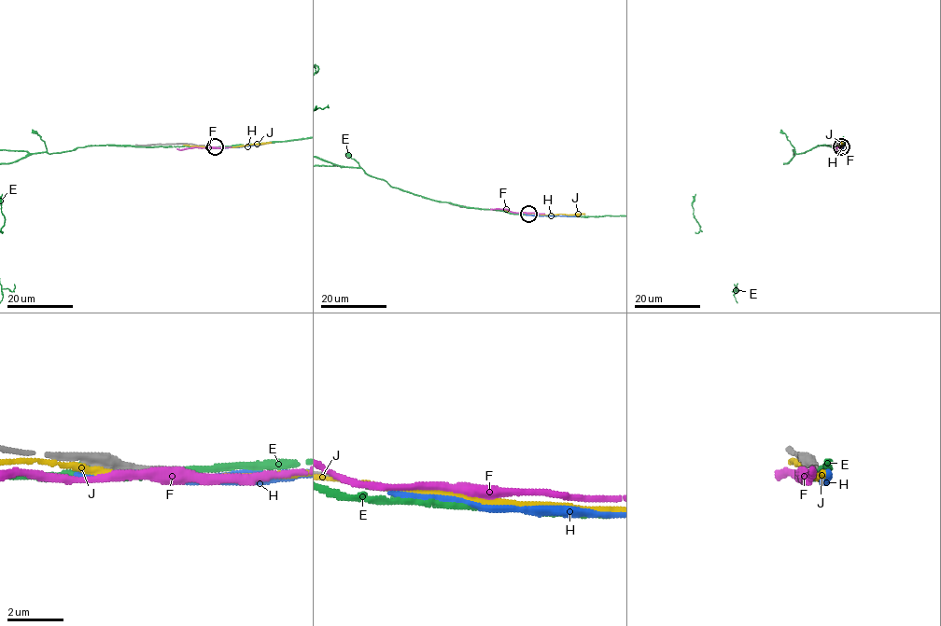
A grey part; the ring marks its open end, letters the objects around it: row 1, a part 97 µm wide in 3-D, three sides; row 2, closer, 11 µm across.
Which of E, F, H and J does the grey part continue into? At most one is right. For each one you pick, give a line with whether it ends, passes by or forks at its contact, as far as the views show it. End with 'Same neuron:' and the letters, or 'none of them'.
Same neuron: none of them

